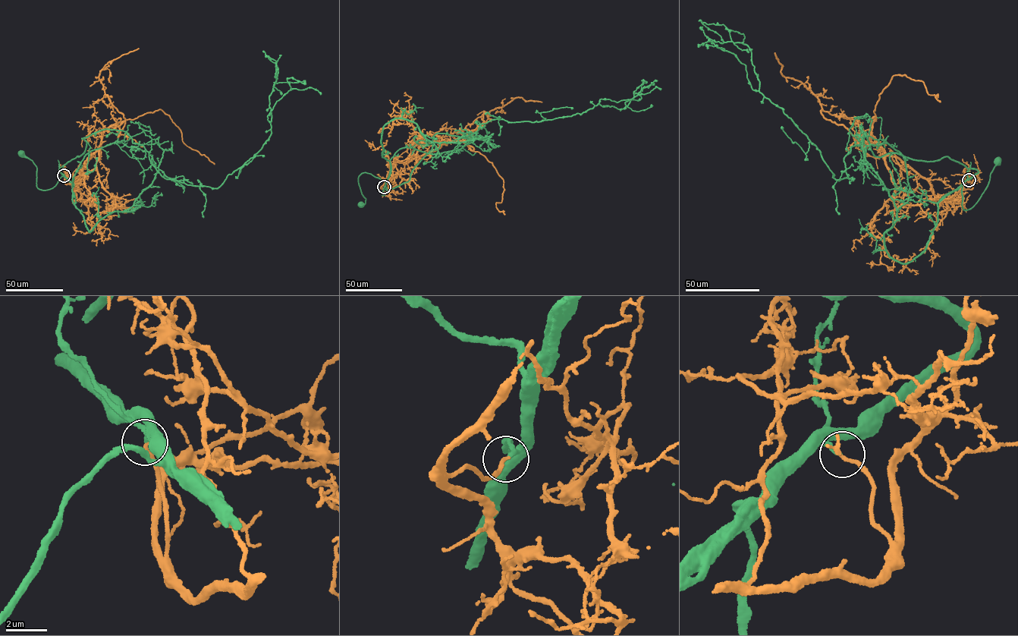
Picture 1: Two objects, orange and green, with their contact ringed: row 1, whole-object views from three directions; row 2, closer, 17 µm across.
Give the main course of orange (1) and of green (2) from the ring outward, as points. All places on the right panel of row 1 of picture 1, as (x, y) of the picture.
1: (969, 181), (935, 195), (879, 146), (875, 118), (862, 140), (822, 111), (850, 121), (846, 150)
2: (969, 180), (961, 184), (962, 204), (966, 210), (978, 200), (988, 185), (991, 171), (999, 163), (997, 162)

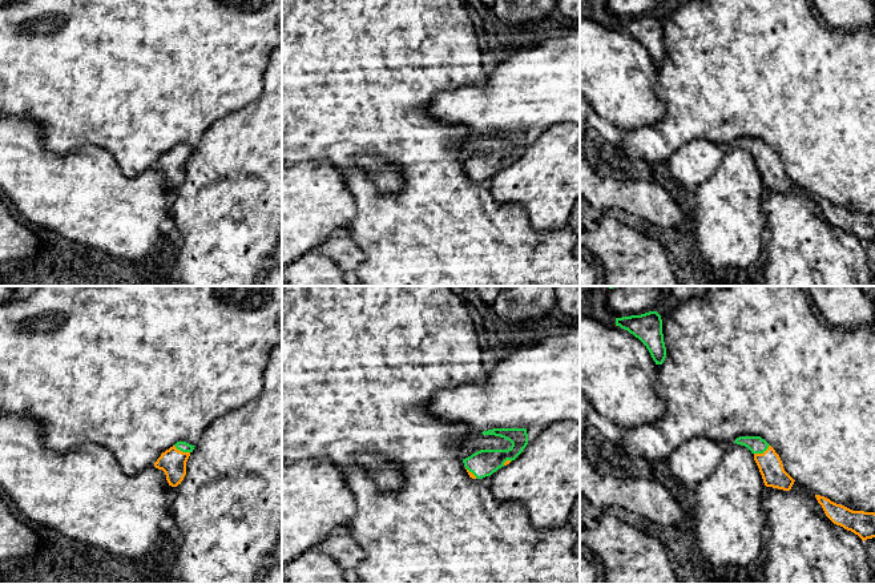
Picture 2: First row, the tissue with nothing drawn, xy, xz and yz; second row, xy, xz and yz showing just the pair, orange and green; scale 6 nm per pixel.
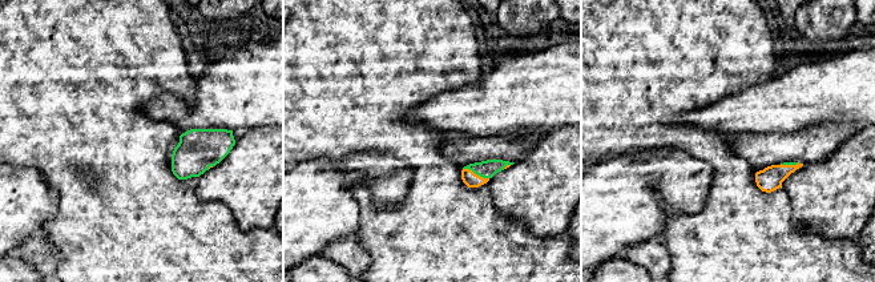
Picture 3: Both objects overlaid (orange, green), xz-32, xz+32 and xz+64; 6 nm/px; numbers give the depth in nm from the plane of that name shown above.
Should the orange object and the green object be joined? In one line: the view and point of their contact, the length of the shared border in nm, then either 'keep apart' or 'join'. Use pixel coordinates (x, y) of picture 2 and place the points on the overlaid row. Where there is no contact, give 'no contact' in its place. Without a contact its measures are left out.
contact xy (181, 451); length 110 nm; keep apart

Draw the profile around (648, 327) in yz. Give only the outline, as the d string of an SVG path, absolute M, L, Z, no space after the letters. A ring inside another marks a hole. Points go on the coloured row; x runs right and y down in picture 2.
M657 311L616 318L616 326L628 330L638 338L649 350L656 365L664 363L666 358L666 347L662 334L662 319Z

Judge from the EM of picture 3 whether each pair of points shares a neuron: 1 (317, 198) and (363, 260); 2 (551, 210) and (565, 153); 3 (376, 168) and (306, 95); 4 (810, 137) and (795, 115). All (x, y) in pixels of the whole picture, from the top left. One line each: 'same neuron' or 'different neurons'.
1: different neurons
2: same neuron
3: different neurons
4: different neurons

